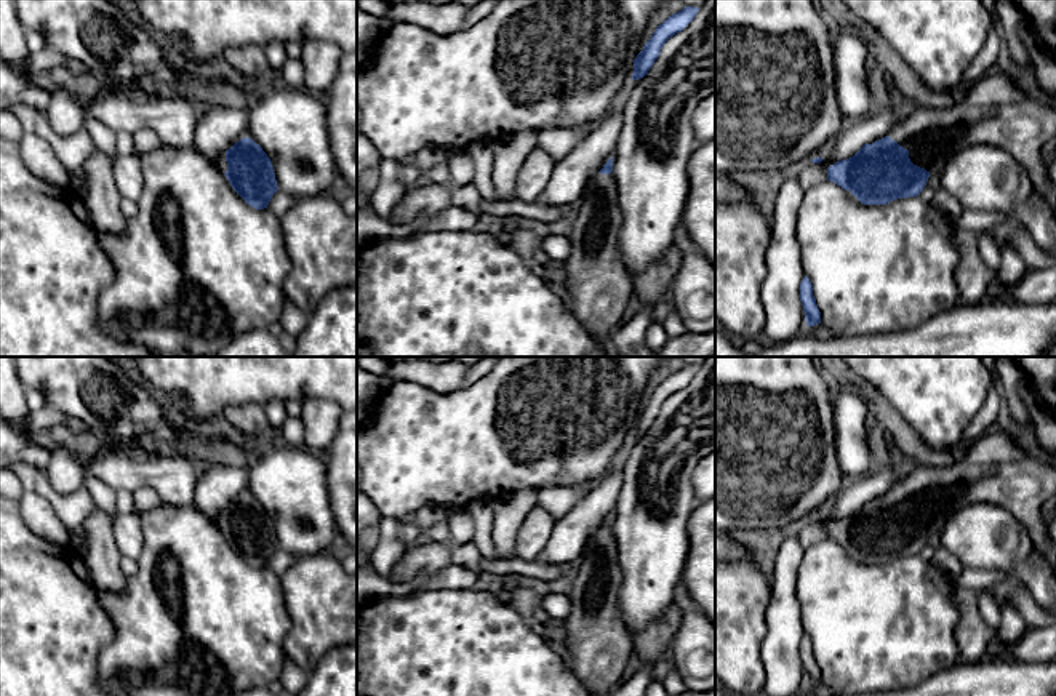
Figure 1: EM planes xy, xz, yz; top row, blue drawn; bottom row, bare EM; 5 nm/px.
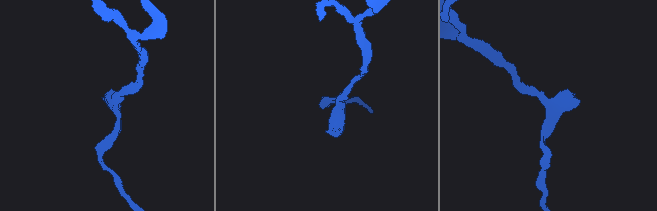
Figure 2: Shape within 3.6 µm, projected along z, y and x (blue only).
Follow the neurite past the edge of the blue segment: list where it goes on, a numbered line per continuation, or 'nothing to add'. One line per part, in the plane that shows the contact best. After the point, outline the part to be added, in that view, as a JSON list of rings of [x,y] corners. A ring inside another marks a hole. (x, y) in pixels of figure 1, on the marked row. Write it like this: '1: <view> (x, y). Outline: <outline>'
1: yz (999, 109). Outline: [[[1013,69],[1010,72],[990,70],[976,83],[963,86],[952,107],[917,107],[888,136],[909,150],[914,165],[930,173],[926,186],[933,189],[939,187],[946,163],[958,150],[978,144],[1003,149],[1027,170],[1034,189],[1045,197],[1048,206],[1056,208],[1056,184],[1050,181],[1042,158],[1042,147],[1056,139],[1056,102],[1045,98],[1035,99],[1030,86],[1030,82]]]

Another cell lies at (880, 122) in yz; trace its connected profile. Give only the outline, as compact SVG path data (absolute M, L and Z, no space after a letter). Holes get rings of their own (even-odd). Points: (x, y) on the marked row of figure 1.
M875 109L869 117L845 125L842 133L821 155L822 160L840 162L853 157L864 144L888 136L898 120L891 109Z

